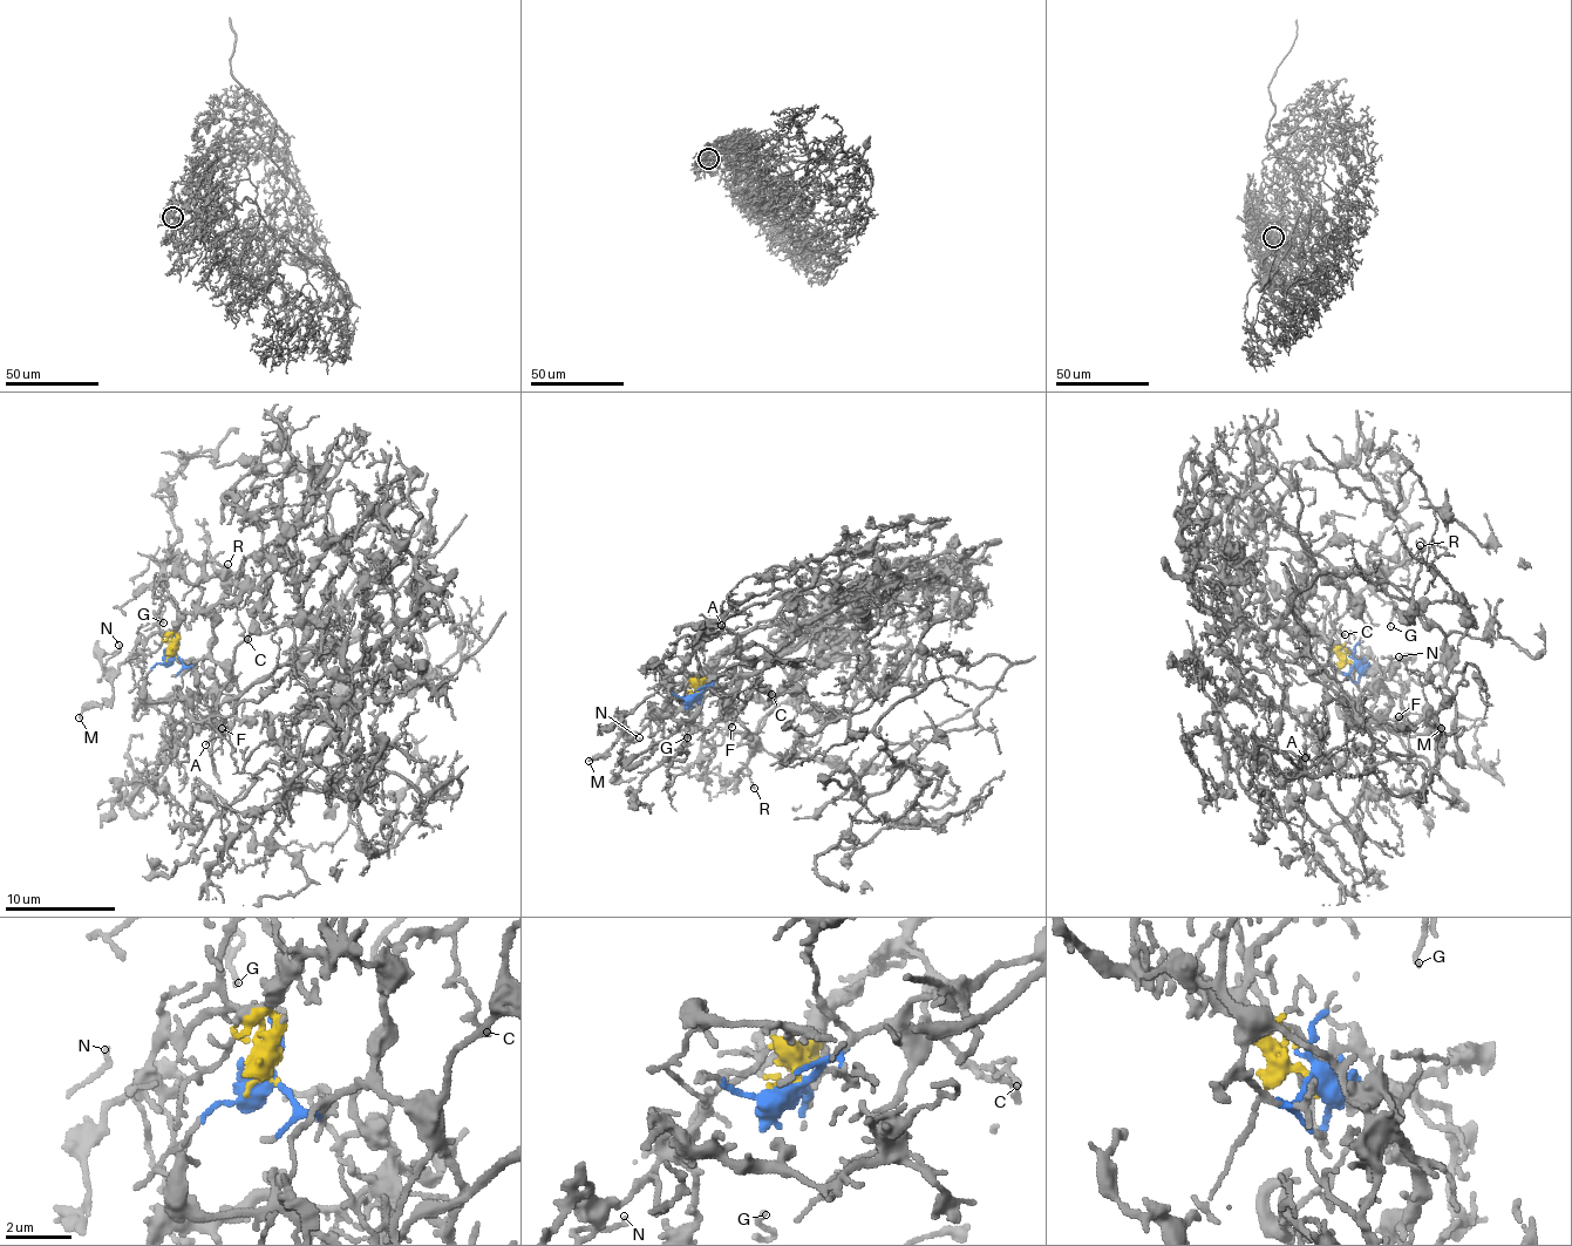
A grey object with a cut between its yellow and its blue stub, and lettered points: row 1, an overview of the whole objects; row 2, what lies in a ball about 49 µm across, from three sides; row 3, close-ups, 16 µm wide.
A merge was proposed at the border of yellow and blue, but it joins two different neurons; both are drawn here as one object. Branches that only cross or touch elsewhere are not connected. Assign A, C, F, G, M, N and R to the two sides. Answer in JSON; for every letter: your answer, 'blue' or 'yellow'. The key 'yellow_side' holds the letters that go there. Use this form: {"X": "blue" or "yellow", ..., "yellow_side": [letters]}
{"A": "blue", "C": "blue", "F": "blue", "G": "yellow", "M": "yellow", "N": "yellow", "R": "blue", "yellow_side": ["G", "M", "N"]}

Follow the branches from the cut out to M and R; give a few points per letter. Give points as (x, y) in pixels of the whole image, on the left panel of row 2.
M: (171, 655), (170, 646), (157, 633), (149, 633), (121, 666), (108, 700), (90, 705), (79, 719)
R: (171, 655), (190, 665), (208, 653), (215, 614), (236, 603), (242, 590), (237, 581), (220, 576), (229, 563)

